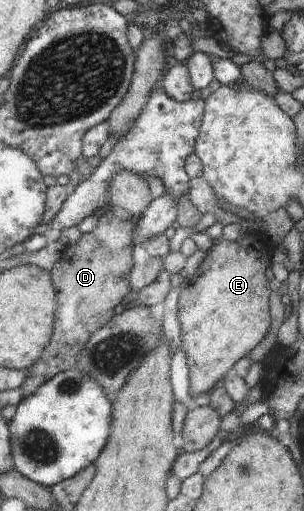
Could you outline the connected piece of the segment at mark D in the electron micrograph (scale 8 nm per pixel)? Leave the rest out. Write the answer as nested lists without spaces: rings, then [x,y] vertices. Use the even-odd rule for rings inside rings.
[[[114,211],[107,213],[98,220],[98,225],[94,231],[89,234],[83,234],[78,244],[68,245],[62,252],[58,263],[49,271],[51,280],[56,292],[57,306],[54,314],[53,332],[50,336],[50,341],[42,350],[40,357],[34,365],[31,365],[27,370],[27,376],[20,386],[23,399],[34,395],[34,392],[49,379],[52,379],[60,372],[68,371],[70,368],[79,365],[79,355],[86,347],[86,342],[89,337],[98,331],[102,326],[105,326],[110,318],[115,314],[114,307],[122,304],[122,299],[131,290],[129,288],[129,273],[134,264],[132,261],[133,229],[135,228],[136,220],[120,221],[115,216]]]

